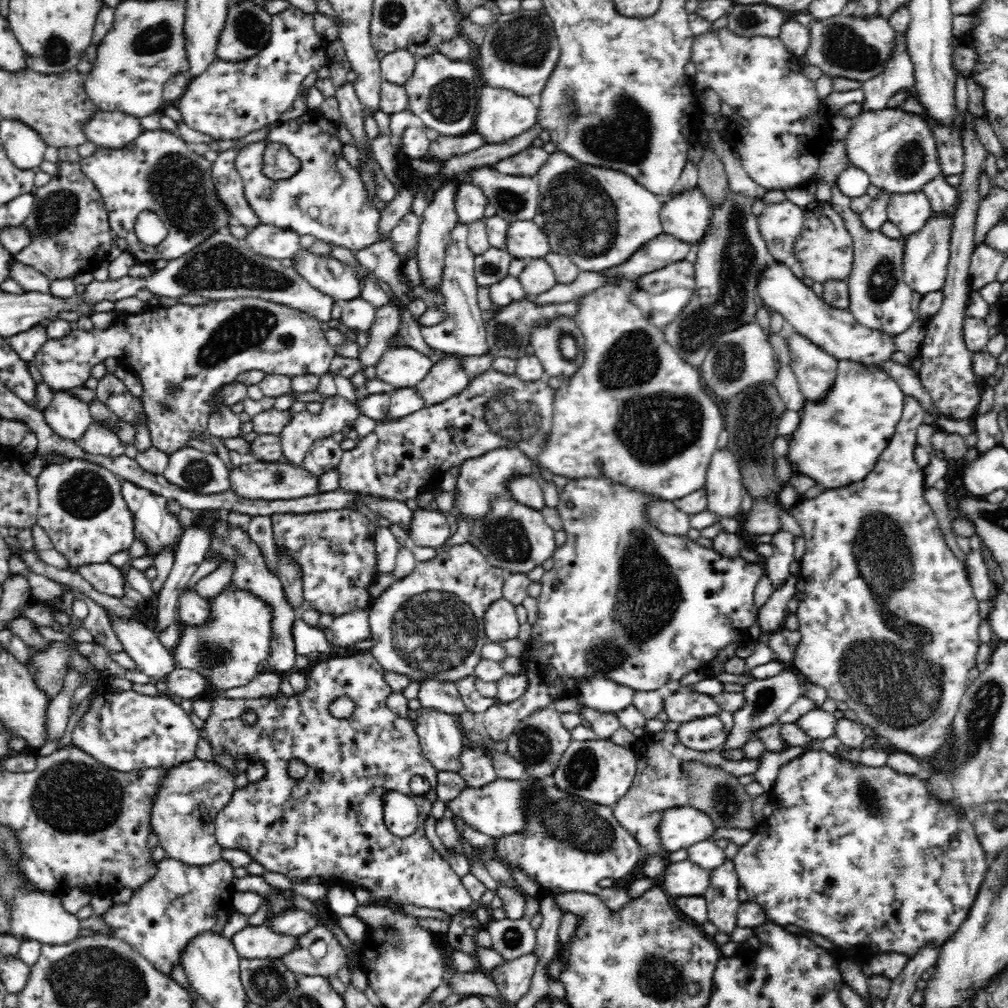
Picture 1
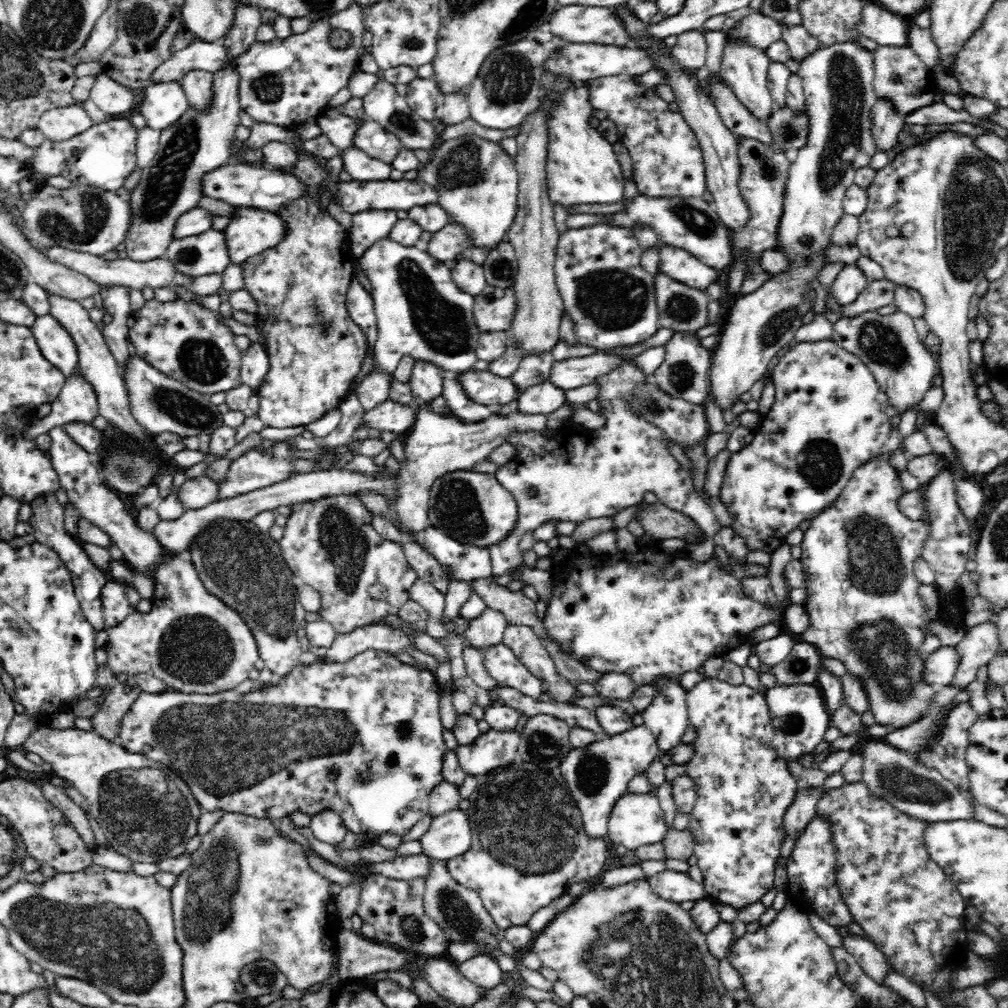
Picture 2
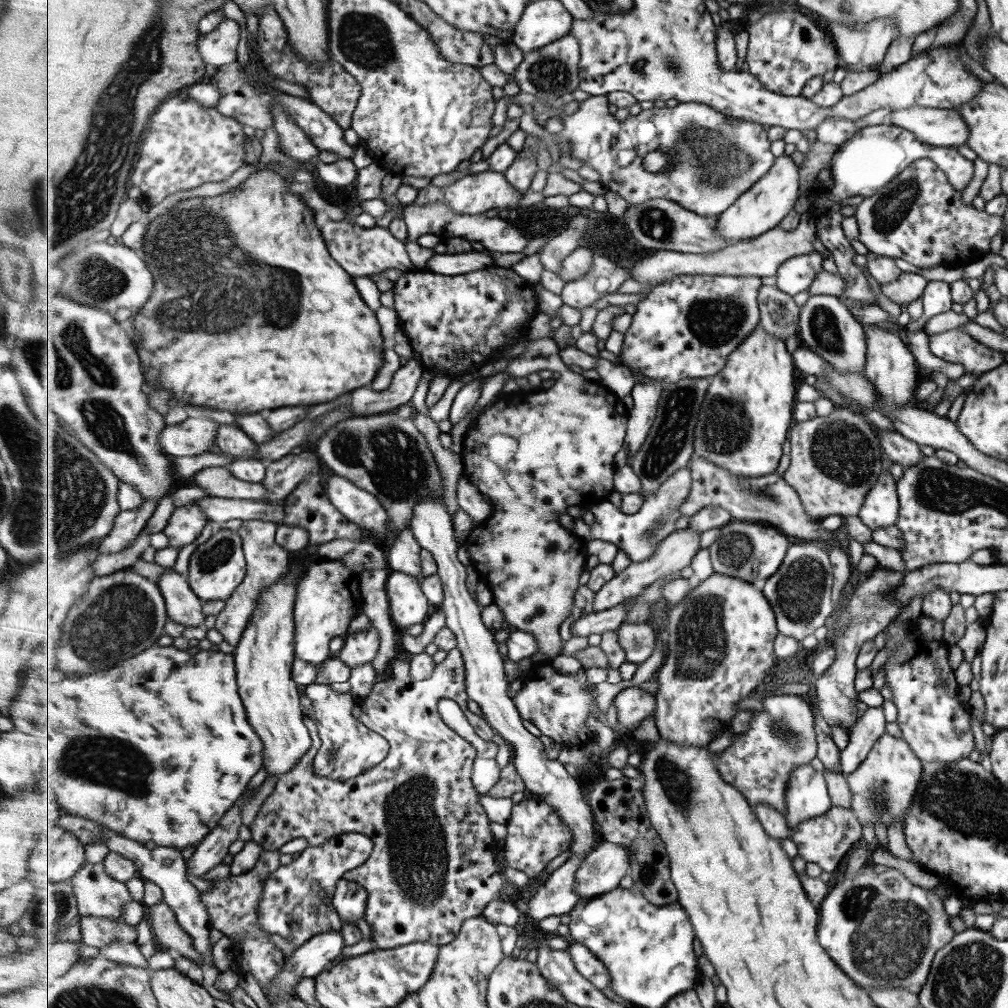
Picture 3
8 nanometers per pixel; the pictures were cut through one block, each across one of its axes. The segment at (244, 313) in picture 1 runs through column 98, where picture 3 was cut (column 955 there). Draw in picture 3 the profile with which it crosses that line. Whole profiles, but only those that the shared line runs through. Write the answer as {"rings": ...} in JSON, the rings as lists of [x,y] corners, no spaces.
{"rings":[[[950,330],[928,336],[931,354],[941,360],[960,364],[964,373],[979,376],[1003,363],[1003,352],[991,350],[975,339],[962,337],[960,330]]]}

